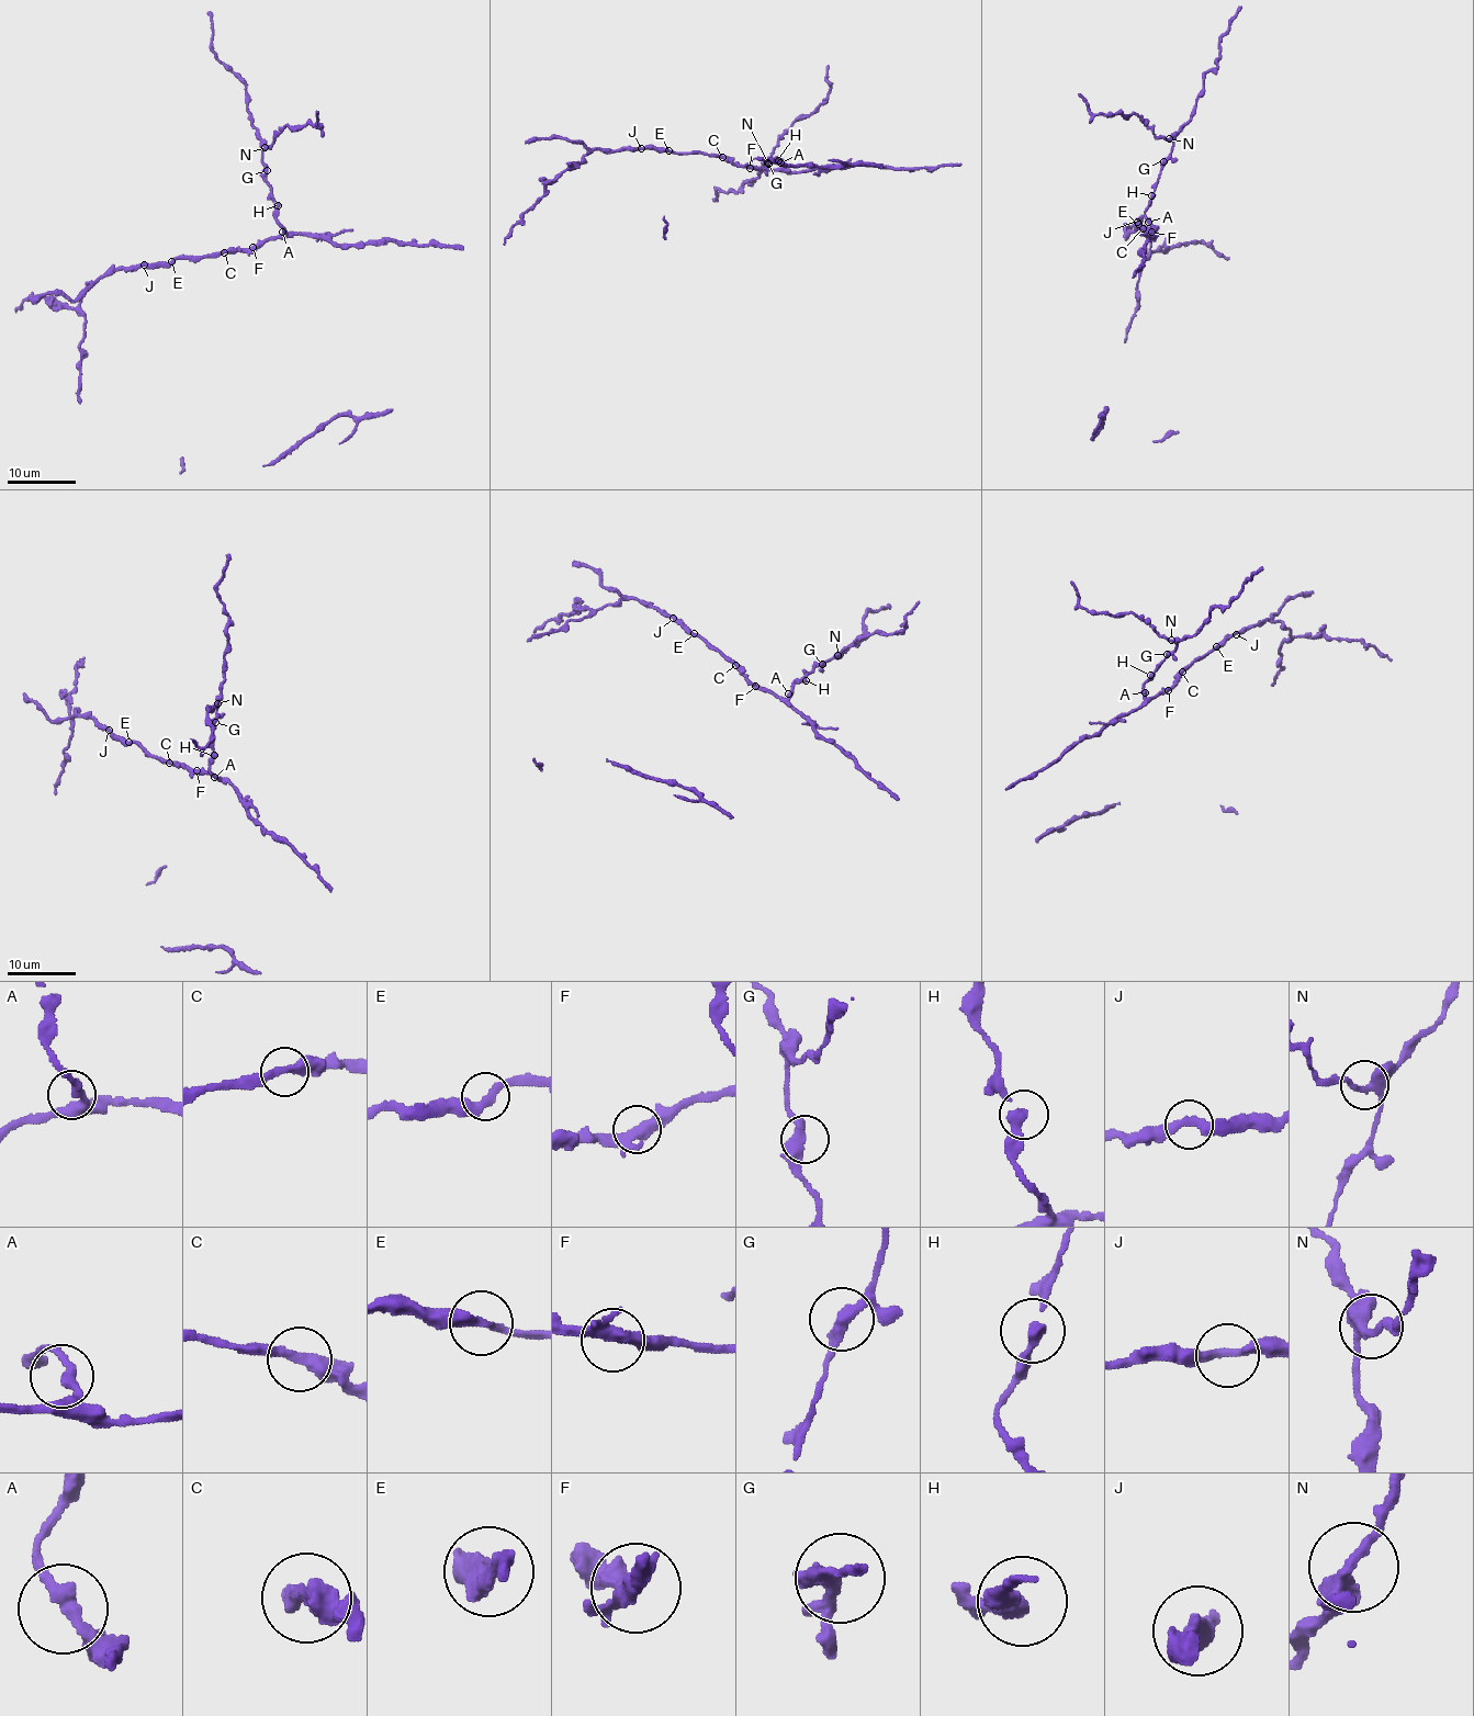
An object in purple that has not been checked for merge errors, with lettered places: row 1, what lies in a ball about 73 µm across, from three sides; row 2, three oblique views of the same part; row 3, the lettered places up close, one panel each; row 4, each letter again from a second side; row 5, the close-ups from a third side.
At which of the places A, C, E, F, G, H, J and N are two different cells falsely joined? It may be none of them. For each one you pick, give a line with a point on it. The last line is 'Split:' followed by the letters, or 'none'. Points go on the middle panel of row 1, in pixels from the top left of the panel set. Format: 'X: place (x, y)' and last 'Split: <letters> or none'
Split: none

